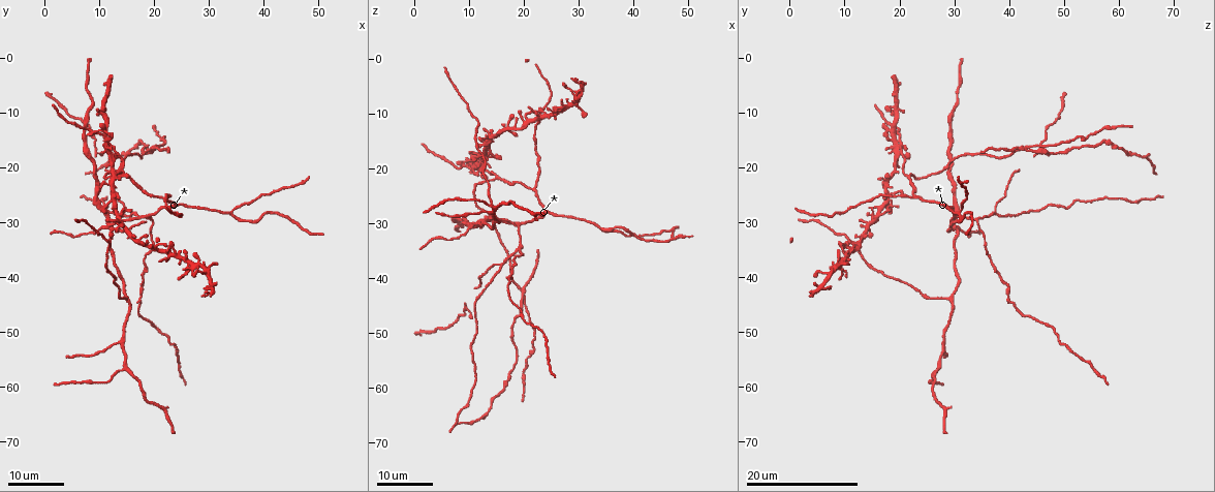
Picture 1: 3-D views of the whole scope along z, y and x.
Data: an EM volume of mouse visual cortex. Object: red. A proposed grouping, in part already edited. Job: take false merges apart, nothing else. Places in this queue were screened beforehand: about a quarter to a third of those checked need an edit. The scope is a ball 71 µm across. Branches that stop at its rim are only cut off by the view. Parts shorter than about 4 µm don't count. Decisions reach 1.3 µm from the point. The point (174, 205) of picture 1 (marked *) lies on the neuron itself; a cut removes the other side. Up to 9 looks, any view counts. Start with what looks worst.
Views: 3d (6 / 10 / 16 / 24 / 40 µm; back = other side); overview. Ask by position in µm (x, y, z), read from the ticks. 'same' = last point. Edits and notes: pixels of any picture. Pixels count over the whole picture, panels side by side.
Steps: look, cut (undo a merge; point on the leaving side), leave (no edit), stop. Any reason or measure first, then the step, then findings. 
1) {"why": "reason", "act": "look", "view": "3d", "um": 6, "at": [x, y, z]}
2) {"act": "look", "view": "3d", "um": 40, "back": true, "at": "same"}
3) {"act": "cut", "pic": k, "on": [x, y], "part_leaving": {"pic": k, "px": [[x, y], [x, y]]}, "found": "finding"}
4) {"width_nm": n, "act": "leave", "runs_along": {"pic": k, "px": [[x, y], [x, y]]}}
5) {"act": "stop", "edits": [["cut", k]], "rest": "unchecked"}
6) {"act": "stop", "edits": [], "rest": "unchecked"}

{"why": "arms part here", "act": "look", "view": "3d", "um": 16, "at": [14.5, 56.5, 27.0]}

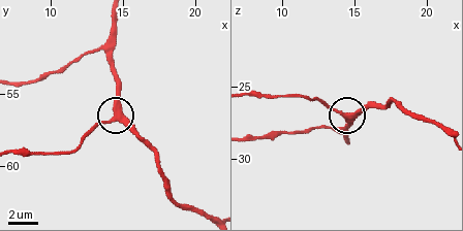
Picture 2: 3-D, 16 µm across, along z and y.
{"why": "zoom in", "act": "look", "view": "3d", "um": 6, "at": [14.6, 56.8, 27.0]}

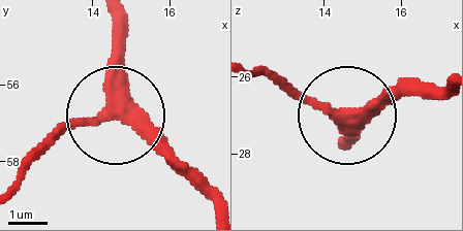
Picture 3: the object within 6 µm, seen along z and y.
{"arms": 3, "act": "leave", "runs_along": {"pic": 3, "px": [[115, 18], [112, 112], [75, 123], [39, 153]]}, "found": "continuous, no second neuron"}

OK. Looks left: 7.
{"why": "branch point", "act": "look", "view": "3d", "um": 16, "at": [34.5, 28.5, 31.0]}

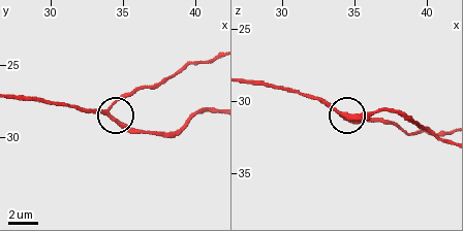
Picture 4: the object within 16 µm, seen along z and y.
{"act": "look", "view": "3d", "um": 6, "at": [34.0, 28.2, 30.8]}

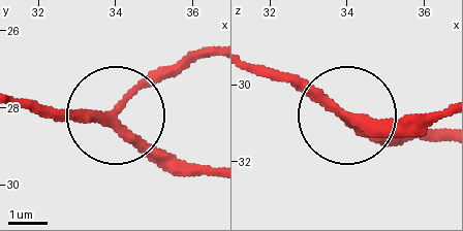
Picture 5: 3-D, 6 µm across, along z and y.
{"act": "leave", "runs_along": {"pic": 5, "px": [[19, 100], [48, 113], [107, 113], [183, 58]]}, "found": "one neuron here"}

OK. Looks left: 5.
{"why": "thin arm on a thick one", "act": "look", "view": "3d", "um": 16, "at": [16.0, 28.0, 37.0]}

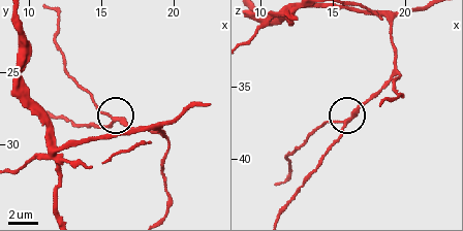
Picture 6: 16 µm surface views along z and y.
{"act": "look", "view": "3d", "um": 6, "at": [16.0, 28.4, 37.6]}

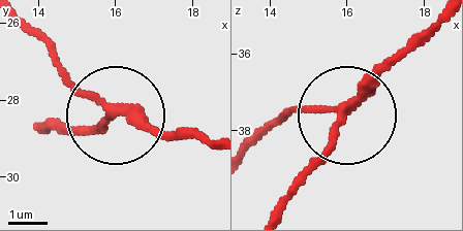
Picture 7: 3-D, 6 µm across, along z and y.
{"width_nm": 200, "act": "leave", "found": "one neuron here"}

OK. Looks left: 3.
{"why": "four or more arms meet", "act": "look", "view": "3d", "um": 16, "at": [10.5, 13.0, 18.0]}

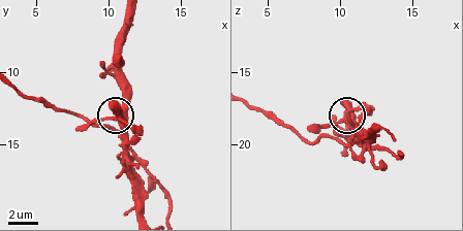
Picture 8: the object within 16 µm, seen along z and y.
{"why": "closer look", "act": "look", "view": "3d", "um": 10, "at": "same"}

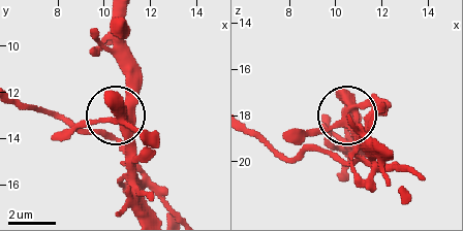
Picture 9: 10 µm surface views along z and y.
{"arms": 5, "act": "leave", "found": "one neuron here"}

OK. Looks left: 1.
{"act": "stop", "edits": [], "rest": "unchecked"}

